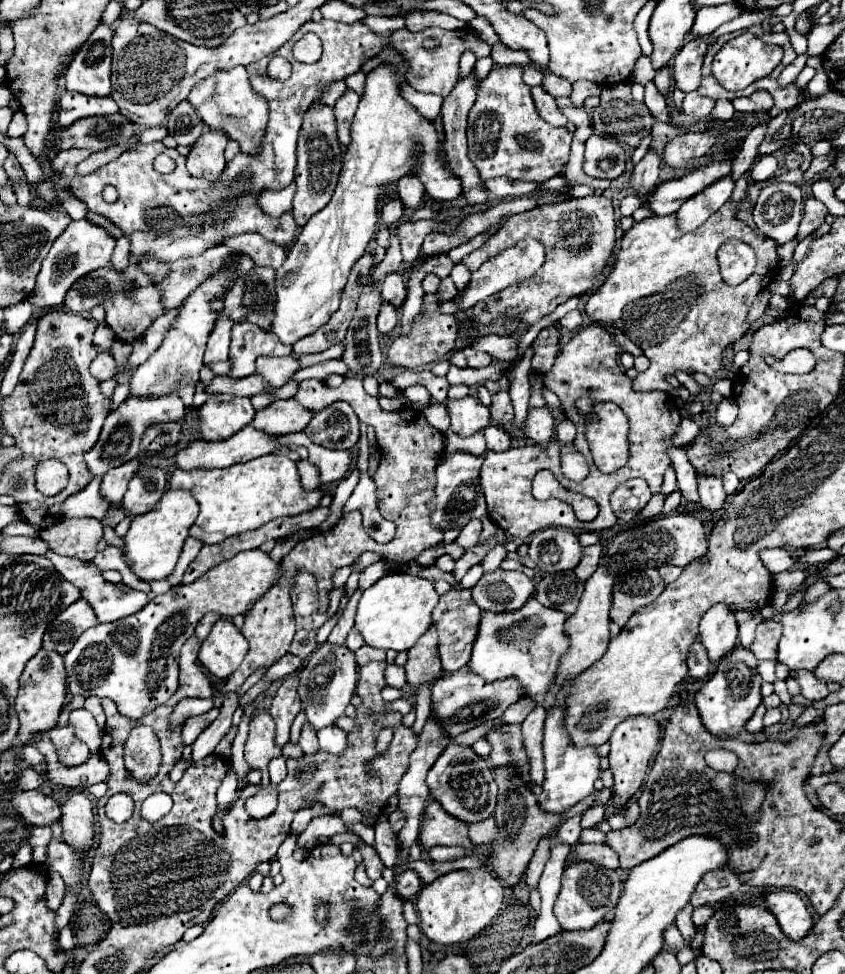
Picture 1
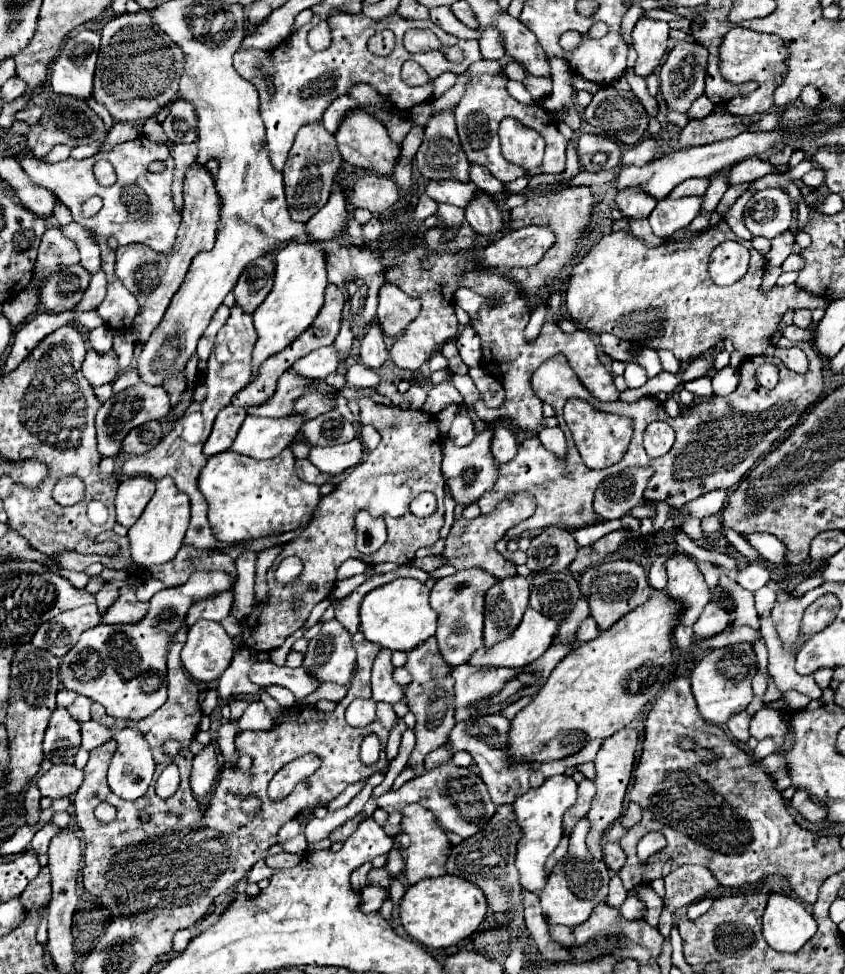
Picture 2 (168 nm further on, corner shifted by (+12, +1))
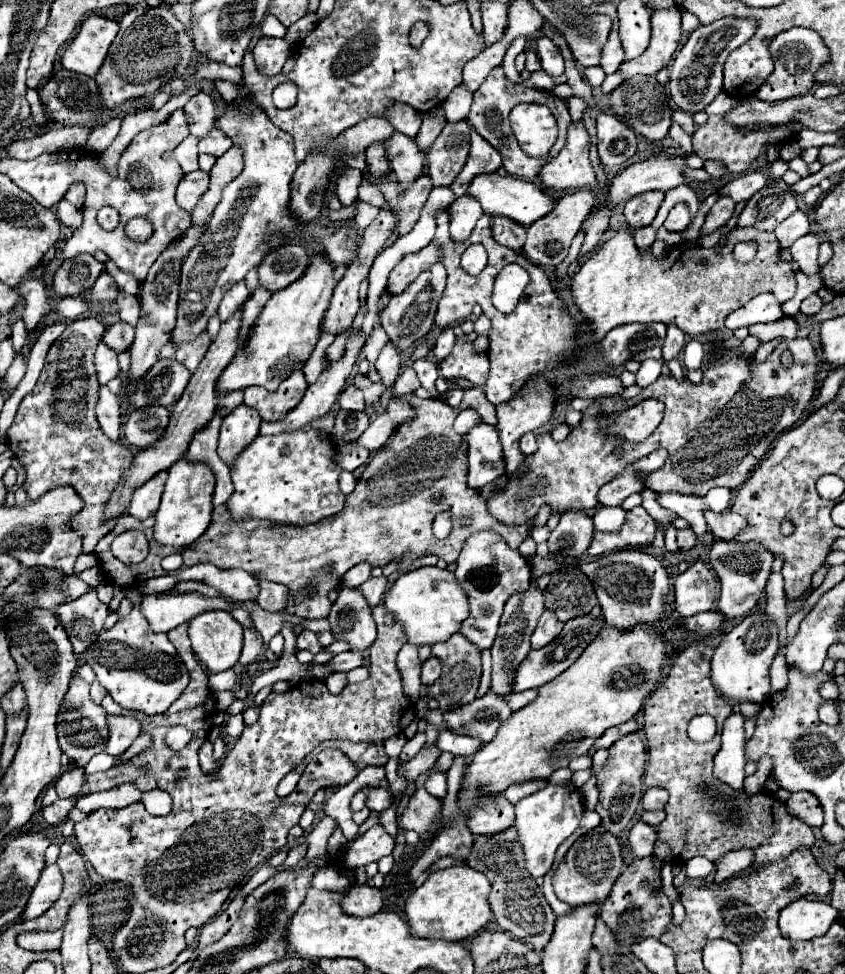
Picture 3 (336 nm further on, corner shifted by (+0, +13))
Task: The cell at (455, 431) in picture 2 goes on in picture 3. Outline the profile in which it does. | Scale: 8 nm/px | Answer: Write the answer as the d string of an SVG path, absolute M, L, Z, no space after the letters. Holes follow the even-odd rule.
M485 422L467 434L469 442L469 486L479 490L505 474L505 456L497 430Z

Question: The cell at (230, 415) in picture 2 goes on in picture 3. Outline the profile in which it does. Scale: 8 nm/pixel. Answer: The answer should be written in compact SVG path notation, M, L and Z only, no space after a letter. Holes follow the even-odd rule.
M241 404L227 418L223 418L219 436L219 458L229 468L235 464L235 458L257 438L259 426L261 416L257 416L257 410L247 408L245 404Z

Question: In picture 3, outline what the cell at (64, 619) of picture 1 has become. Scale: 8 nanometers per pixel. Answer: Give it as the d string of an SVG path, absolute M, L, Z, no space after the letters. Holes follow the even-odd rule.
M91 588L81 598L69 604L61 604L57 608L57 614L65 624L75 654L81 654L101 634L109 608L97 598L97 592Z

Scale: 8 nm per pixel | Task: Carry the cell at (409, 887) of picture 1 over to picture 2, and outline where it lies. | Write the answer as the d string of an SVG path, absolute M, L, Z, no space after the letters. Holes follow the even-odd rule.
M367 886L361 890L361 908L363 912L375 912L381 908L381 904L385 902L389 890L381 888L381 886Z

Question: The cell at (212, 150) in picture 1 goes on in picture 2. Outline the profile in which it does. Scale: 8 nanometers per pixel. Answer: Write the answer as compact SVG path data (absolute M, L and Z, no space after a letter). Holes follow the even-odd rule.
M189 166L183 178L183 196L185 196L185 212L183 222L179 228L179 236L175 242L175 248L167 254L159 254L143 244L127 244L117 248L117 262L115 262L115 274L121 280L121 284L135 294L141 308L133 326L133 334L139 342L147 340L151 332L161 322L173 294L179 290L179 286L185 280L185 274L191 266L191 260L201 250L211 250L215 244L215 228L219 222L219 194L215 190L215 178L213 174L203 166Z

